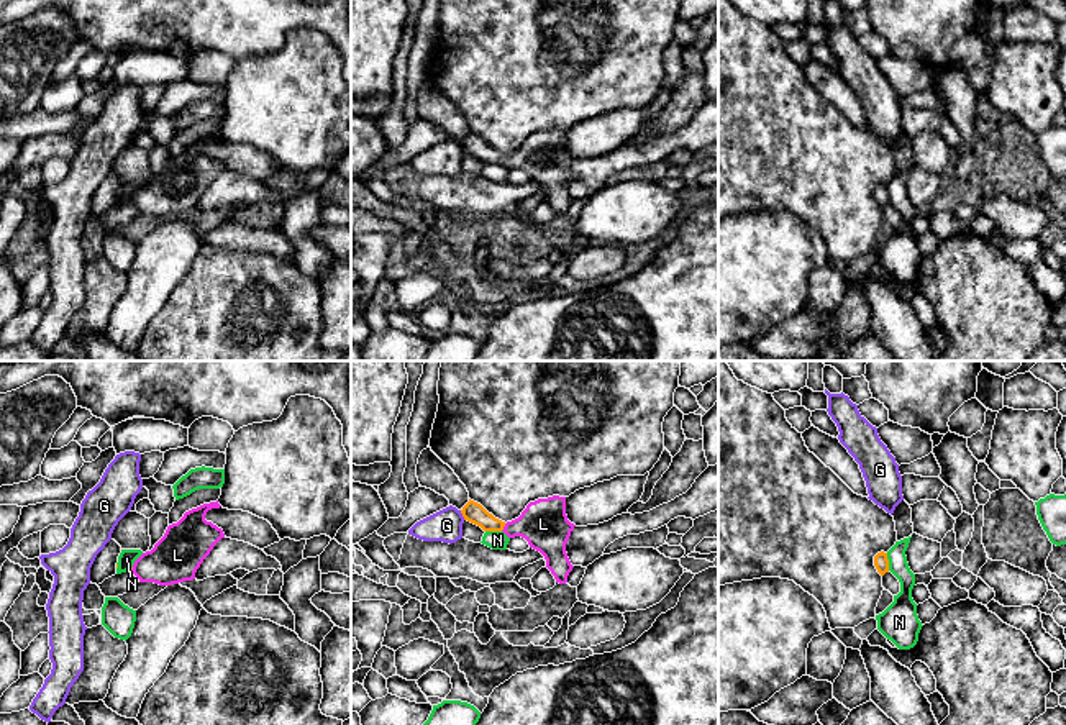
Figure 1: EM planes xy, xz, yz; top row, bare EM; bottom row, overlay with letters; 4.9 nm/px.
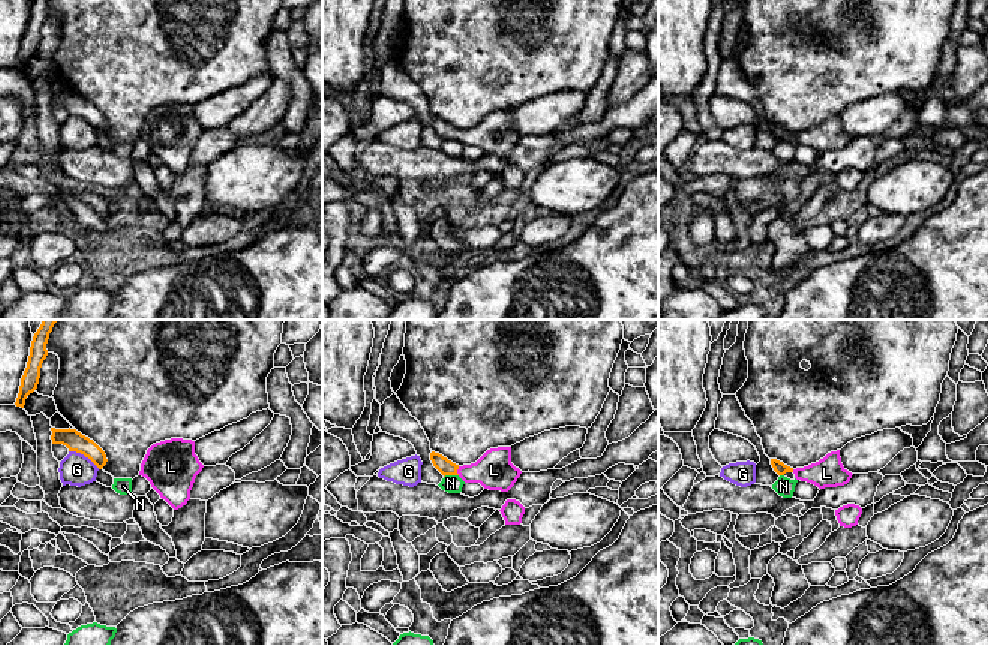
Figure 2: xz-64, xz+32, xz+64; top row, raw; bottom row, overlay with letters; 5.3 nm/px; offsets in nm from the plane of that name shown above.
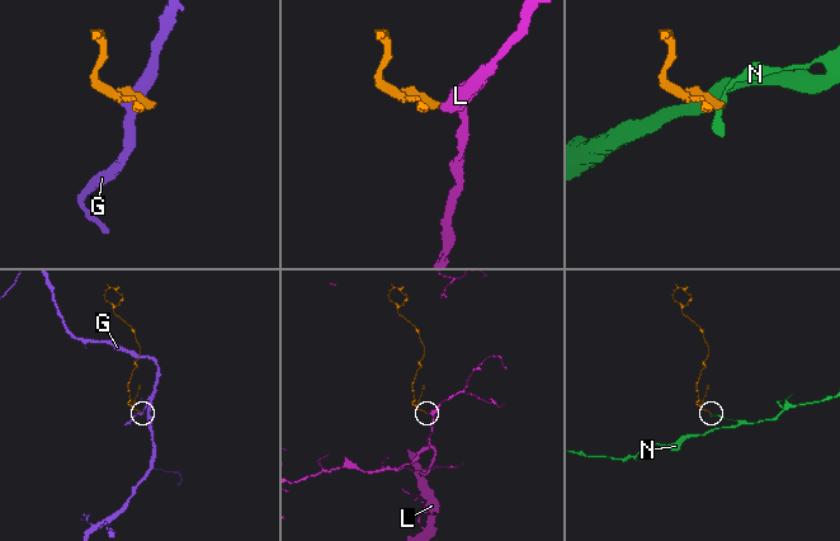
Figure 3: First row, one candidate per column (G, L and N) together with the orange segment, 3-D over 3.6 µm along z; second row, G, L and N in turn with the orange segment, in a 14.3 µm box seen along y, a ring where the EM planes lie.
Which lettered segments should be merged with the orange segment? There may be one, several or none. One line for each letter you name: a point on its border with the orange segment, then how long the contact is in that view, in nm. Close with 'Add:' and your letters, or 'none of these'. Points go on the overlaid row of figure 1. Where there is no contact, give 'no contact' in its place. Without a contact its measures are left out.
L: xz (504, 525) | 50 nm
Add: L

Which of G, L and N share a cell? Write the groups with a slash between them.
G / L / N

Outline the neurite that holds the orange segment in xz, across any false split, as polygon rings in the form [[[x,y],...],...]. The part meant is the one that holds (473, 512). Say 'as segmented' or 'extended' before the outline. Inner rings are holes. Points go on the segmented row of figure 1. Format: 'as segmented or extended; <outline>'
extended; [[[553,495],[530,502],[518,518],[507,523],[471,499],[461,513],[464,520],[481,527],[484,531],[503,531],[508,538],[525,538],[530,548],[544,556],[546,568],[556,582],[567,582],[574,566],[567,558],[566,543],[576,525],[567,520],[566,497]]]

